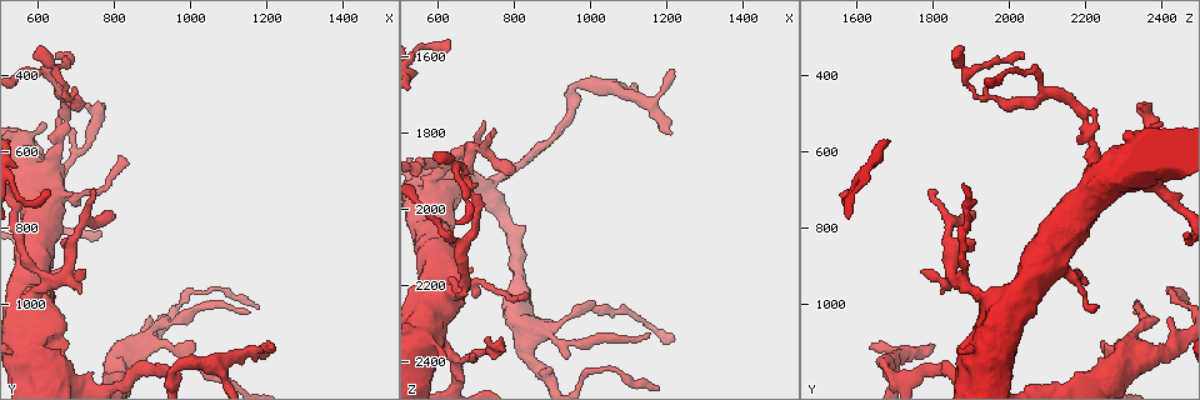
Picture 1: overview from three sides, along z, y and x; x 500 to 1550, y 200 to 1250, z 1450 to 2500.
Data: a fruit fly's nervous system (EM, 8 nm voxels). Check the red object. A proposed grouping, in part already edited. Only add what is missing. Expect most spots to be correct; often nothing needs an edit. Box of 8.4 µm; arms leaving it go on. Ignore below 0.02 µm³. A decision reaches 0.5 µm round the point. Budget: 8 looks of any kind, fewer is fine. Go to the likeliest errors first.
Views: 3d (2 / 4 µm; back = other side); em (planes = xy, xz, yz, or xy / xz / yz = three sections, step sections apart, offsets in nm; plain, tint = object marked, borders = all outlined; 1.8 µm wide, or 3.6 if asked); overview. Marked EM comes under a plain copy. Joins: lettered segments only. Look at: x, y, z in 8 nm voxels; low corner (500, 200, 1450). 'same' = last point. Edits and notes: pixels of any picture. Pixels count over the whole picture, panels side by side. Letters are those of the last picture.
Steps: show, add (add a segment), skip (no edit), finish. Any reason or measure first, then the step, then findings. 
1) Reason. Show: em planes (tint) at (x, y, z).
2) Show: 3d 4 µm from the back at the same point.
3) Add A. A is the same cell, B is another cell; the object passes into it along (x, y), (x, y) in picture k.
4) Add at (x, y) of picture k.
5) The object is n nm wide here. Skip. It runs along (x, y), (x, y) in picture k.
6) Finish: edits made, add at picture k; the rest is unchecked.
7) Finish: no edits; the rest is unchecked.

Tapers out. Show: 3d 2 µm at (620, 700, 1595).

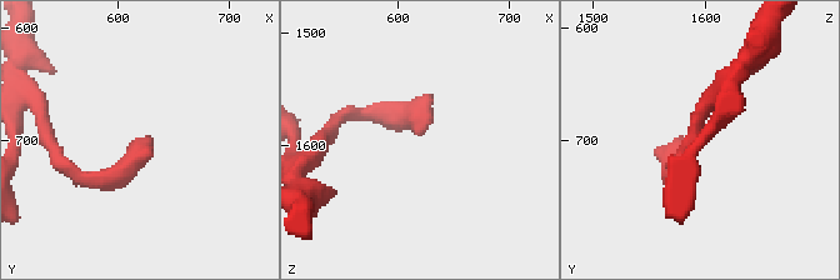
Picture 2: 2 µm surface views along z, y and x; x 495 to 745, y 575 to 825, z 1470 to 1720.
Show: em planes (borders) at (618, 708, 1588).

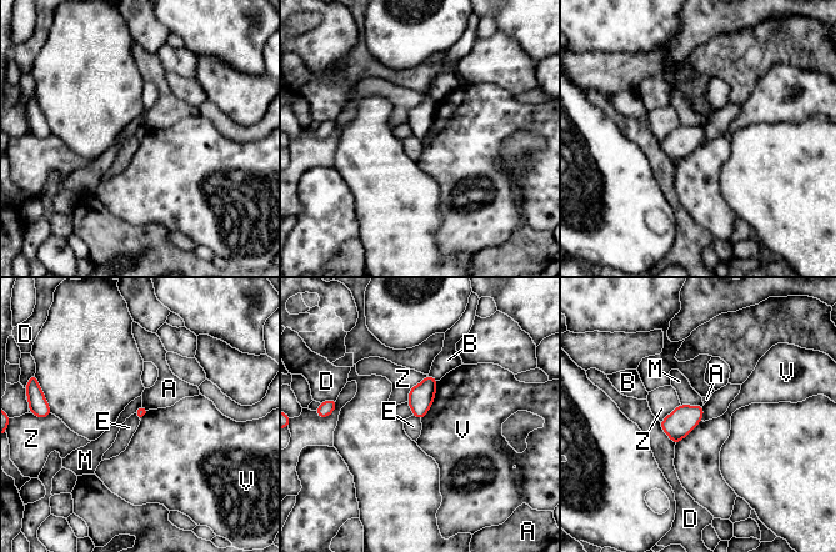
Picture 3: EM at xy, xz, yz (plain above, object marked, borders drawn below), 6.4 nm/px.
Skip. A, B, D, E, M, V and Z are other cells; a border runs along (437, 381), (434, 401), (420, 418) in picture 3; no lettered segment goes on from it.

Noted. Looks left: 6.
A narrow waist. Show: em planes (borders) at (670, 515, 2205).

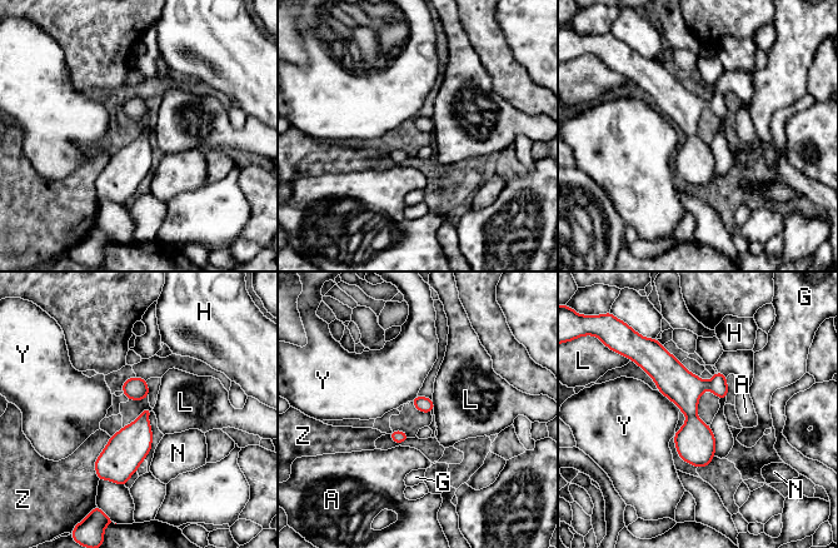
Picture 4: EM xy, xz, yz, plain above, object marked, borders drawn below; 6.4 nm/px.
Skip. A, G, H, L, N, Y and Z are other cells; it runs along (659, 348), (703, 463) in picture 4; no lettered segment goes on from it.

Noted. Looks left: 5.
End of a long branch. Show: em planes (borders) at (1155, 1015, 2325).

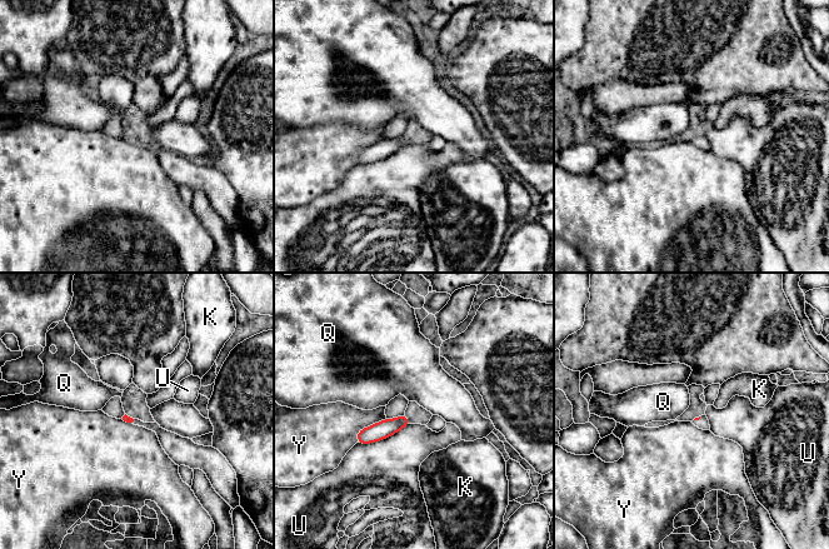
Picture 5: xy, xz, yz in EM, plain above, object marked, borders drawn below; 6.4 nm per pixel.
Skip. K, Q, U and Y are other cells; a border runs along (385, 418), (363, 428), (356, 442) in picture 5; none of them fits.

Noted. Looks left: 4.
Abrupt turn. Show: 3d 2 µm at (965, 1165, 1680).

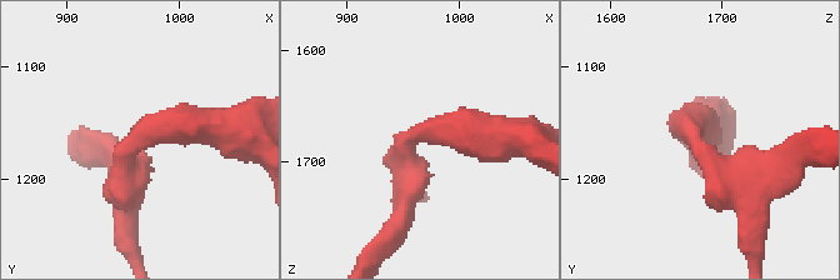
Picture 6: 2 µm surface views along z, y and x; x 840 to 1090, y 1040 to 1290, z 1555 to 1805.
Need the tissue. Show: em planes (borders) at (966, 1162, 1676).

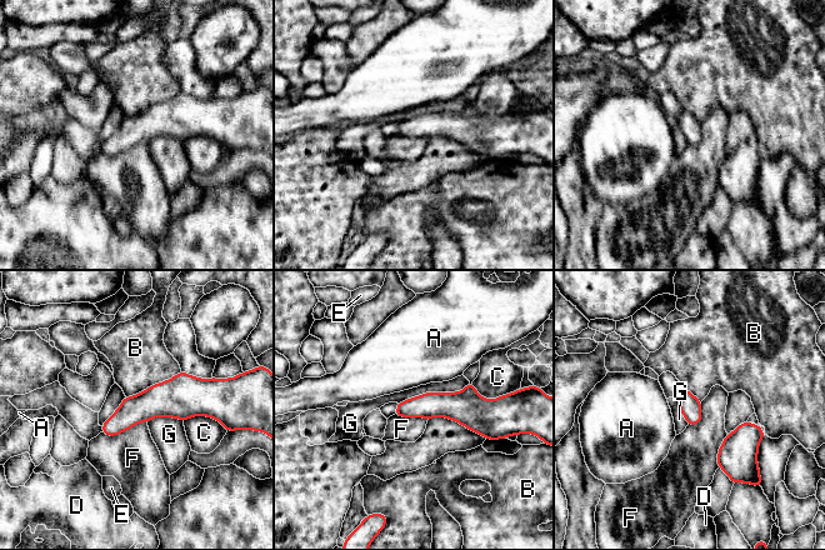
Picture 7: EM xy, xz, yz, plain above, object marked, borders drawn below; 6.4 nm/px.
Skip. A, B, C, D, E, F and G are other cells; a border runs along (146, 420), (113, 435), (103, 433) in picture 7; none of them fits.

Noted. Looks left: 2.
Finish: no edits; the rest is unchecked.

